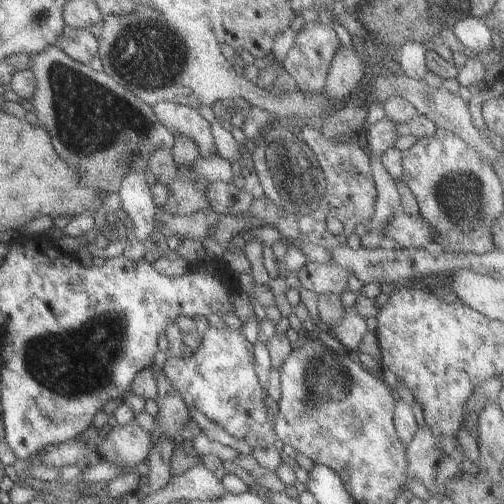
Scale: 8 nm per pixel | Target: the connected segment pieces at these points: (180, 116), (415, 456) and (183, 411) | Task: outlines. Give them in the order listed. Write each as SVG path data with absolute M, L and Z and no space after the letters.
M161 102L152 106L153 116L159 124L168 128L173 136L183 134L192 140L197 148L197 158L217 156L213 138L209 132L209 123L187 105Z
M424 424L417 425L415 436L413 440L407 444L405 448L405 474L407 474L407 481L417 480L425 485L433 496L444 496L445 482L449 478L457 478L463 475L460 468L460 462L463 460L463 454L459 446L457 446L456 436L449 438L449 436L431 436L429 428Z
M162 371L154 374L156 382L156 396L154 401L157 403L157 414L154 420L156 428L150 432L152 446L162 435L169 435L177 440L178 433L188 422L188 410L181 396L171 388L171 384L165 380Z

